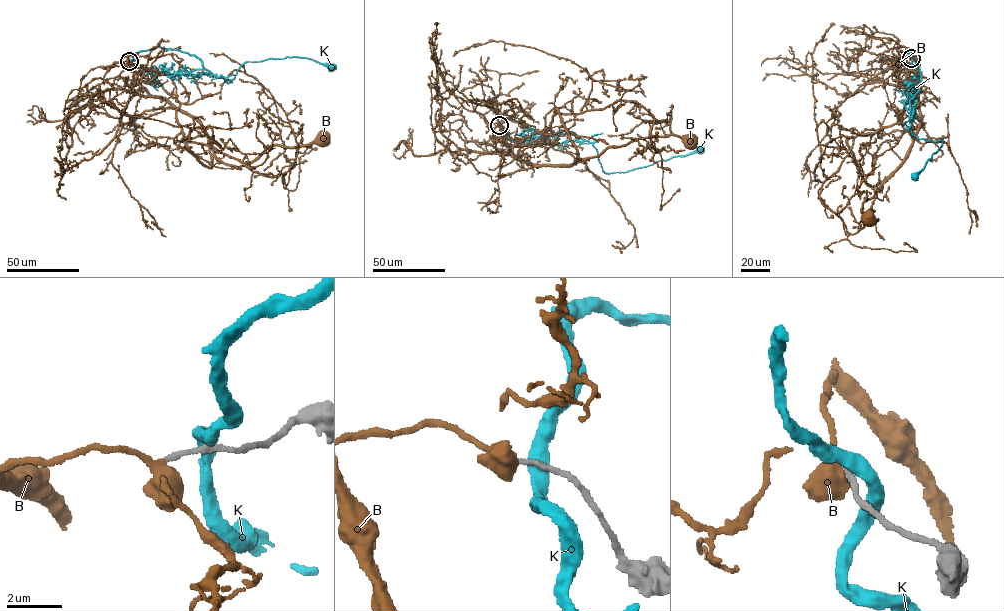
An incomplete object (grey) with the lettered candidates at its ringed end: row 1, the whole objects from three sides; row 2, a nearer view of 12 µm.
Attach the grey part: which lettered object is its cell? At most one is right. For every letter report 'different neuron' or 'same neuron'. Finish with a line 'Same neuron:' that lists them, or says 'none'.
B: same neuron
K: different neuron
Same neuron: B

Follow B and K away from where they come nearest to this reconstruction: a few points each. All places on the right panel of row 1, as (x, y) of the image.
B: (911, 58), (921, 78), (909, 89), (919, 126), (906, 157), (866, 196), (867, 218)
K: (911, 58), (919, 83), (909, 99), (910, 129), (919, 138), (943, 140), (941, 146), (915, 176)

